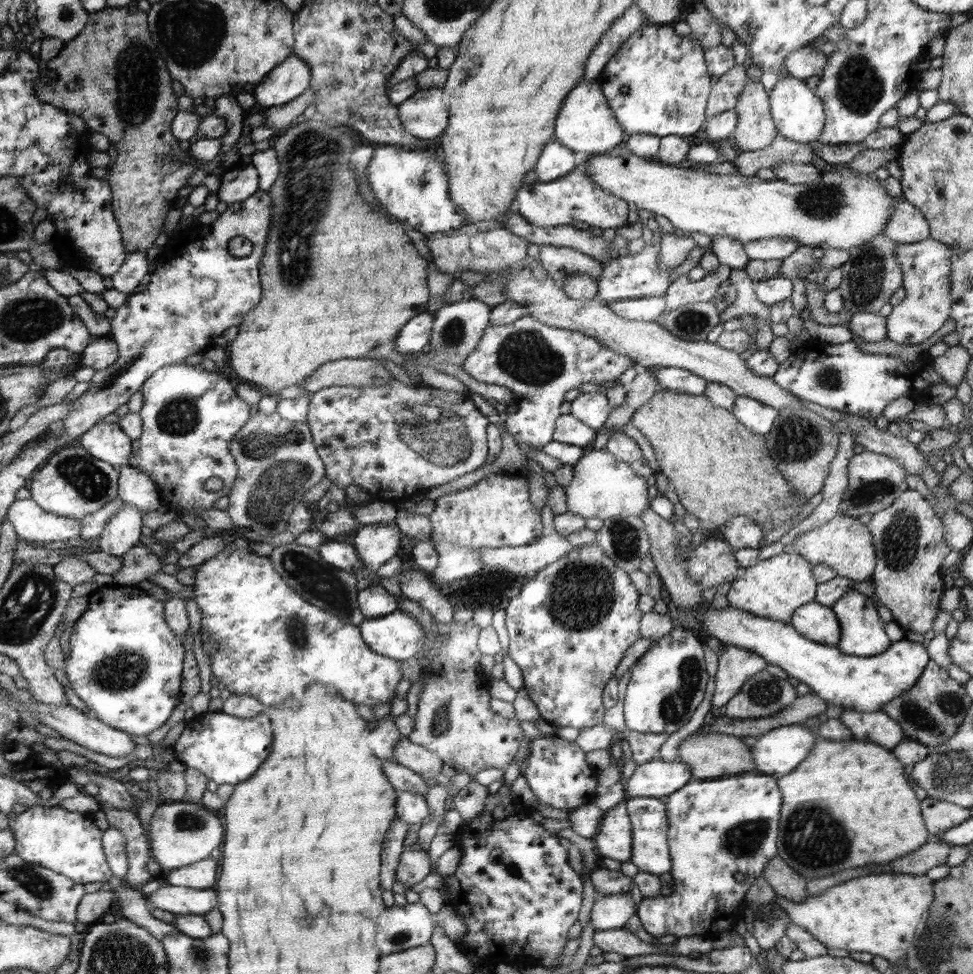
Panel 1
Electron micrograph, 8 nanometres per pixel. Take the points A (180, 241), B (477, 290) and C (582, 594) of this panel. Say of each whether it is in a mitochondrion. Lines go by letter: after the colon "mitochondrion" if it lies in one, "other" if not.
A: other
B: other
C: mitochondrion

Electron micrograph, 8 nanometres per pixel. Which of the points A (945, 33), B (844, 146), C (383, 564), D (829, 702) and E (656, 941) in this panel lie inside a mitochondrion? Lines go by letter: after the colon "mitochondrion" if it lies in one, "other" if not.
A: other
B: other
C: other
D: other
E: other

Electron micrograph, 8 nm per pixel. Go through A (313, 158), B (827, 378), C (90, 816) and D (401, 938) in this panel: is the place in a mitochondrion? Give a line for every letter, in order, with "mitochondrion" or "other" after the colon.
A: mitochondrion
B: mitochondrion
C: other
D: mitochondrion

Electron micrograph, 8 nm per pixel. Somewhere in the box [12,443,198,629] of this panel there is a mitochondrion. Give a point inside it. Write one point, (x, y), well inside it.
(92, 483)

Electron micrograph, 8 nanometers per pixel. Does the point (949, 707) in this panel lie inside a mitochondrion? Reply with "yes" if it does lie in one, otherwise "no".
yes

